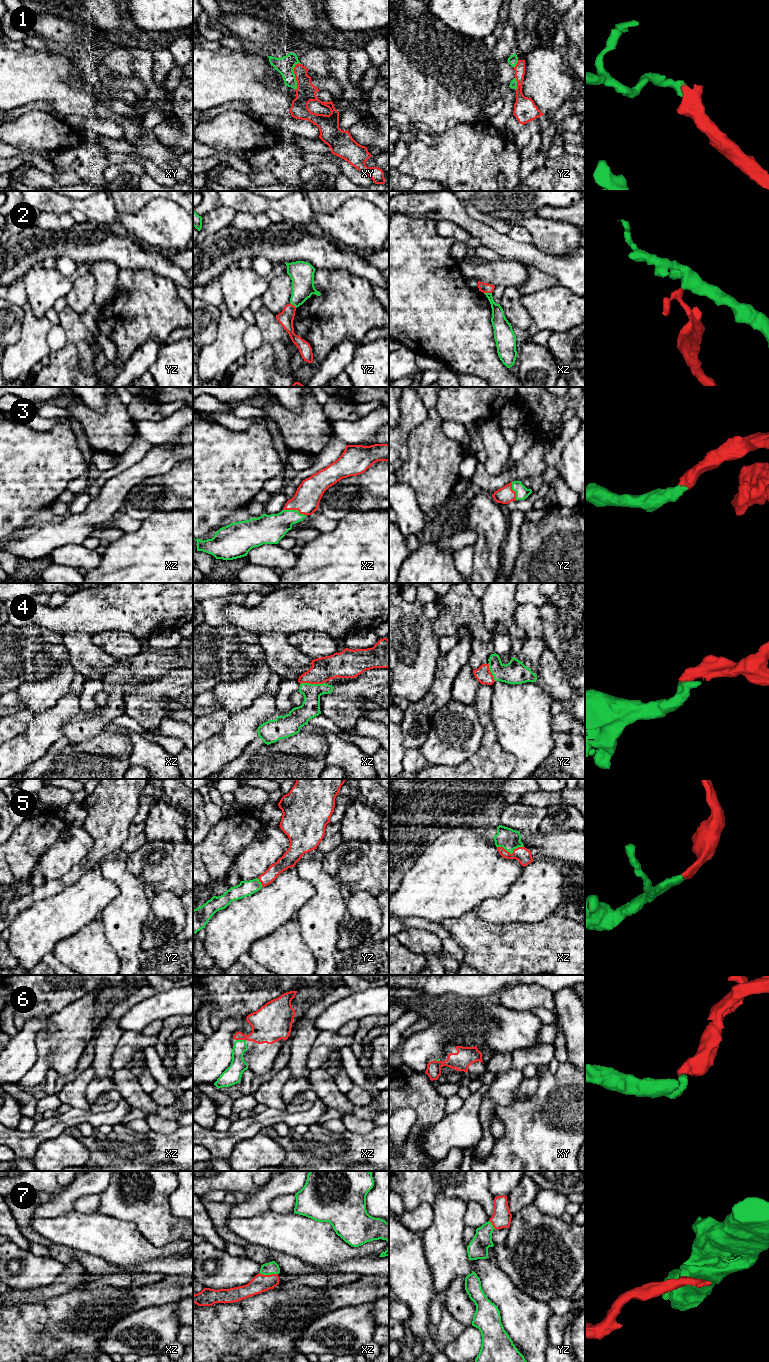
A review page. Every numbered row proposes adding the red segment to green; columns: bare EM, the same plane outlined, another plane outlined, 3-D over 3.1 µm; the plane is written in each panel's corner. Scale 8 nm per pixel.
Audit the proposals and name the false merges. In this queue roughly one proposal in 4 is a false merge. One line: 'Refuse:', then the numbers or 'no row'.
Refuse: 1, 2

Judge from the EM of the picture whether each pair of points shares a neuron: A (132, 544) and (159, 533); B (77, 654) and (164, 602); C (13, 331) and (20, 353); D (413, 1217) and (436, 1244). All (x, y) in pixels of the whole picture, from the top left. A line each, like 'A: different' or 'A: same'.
A: same
B: different
C: different
D: different

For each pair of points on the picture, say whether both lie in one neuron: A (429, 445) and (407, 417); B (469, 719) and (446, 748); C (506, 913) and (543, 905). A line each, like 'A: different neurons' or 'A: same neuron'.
A: different neurons
B: same neuron
C: same neuron

